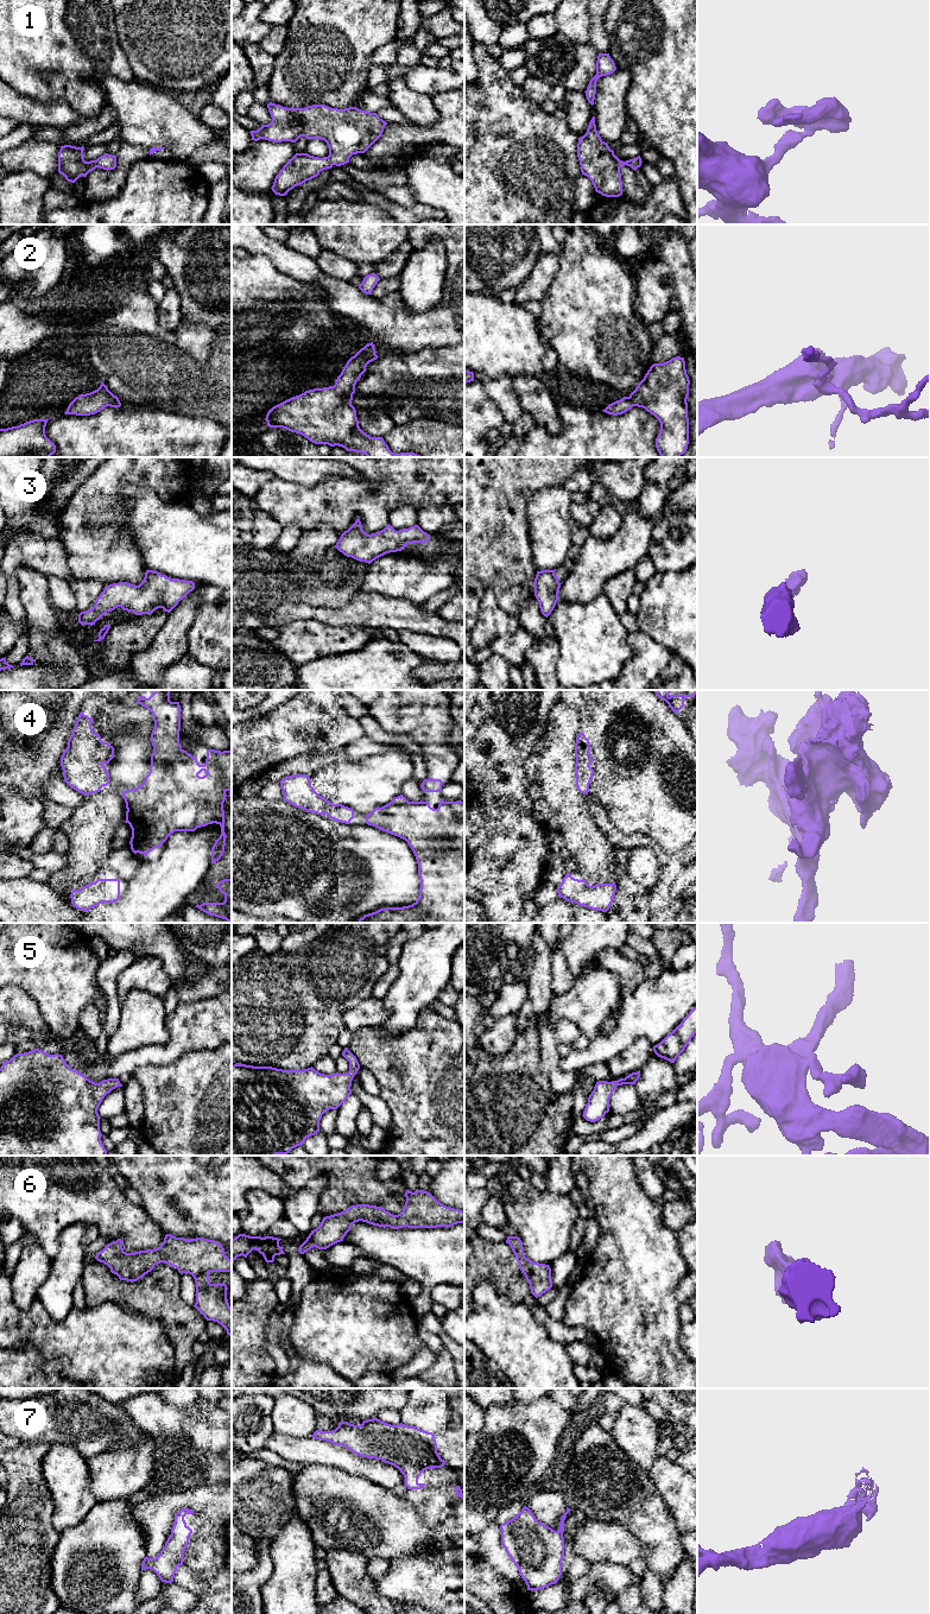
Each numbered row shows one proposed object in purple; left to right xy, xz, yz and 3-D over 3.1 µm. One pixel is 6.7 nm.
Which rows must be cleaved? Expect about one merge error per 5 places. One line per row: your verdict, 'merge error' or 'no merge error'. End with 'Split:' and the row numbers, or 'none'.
1: no merge error
2: no merge error
3: no merge error
4: no merge error
5: no merge error
6: no merge error
7: no merge error
Split: none

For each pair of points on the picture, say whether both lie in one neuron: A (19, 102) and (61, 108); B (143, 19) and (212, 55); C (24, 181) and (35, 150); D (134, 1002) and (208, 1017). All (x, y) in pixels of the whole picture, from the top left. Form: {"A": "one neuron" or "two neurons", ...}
{"A": "one neuron", "B": "one neuron", "C": "two neurons", "D": "two neurons"}

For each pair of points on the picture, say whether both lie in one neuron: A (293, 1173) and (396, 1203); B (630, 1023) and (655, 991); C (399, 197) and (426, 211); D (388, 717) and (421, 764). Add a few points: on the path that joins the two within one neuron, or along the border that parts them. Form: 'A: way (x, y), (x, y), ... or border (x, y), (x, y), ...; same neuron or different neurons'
A: way (318, 1168), (342, 1168), (361, 1187), (371, 1191); same neuron
B: way (638, 1014), (653, 999); same neuron
C: border (385, 197), (403, 206), (412, 206), (415, 203); different neurons
D: border (422, 757), (426, 765); different neurons

